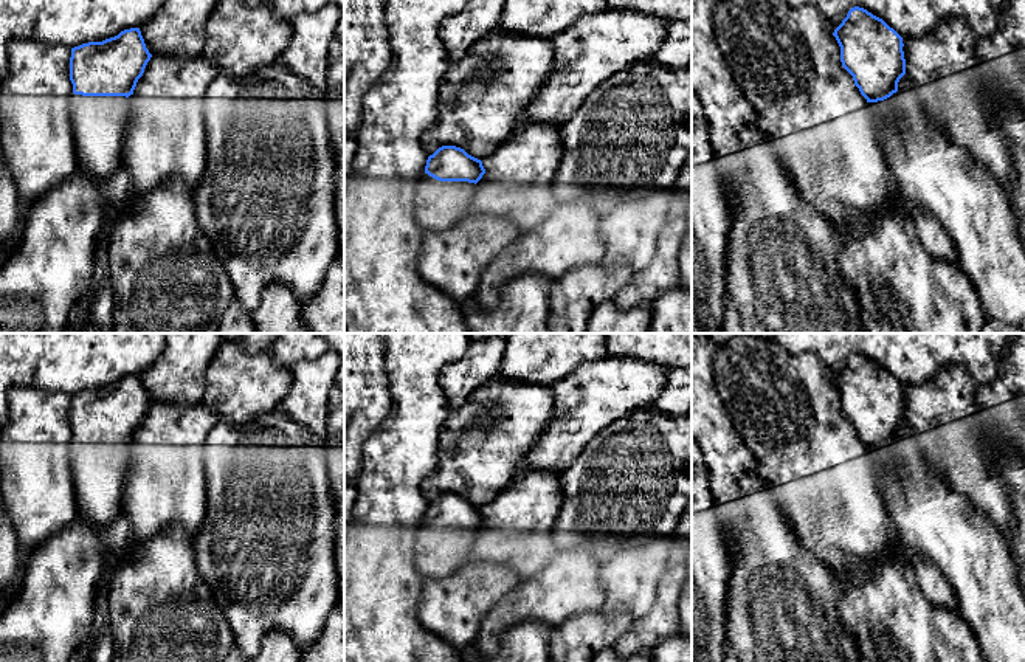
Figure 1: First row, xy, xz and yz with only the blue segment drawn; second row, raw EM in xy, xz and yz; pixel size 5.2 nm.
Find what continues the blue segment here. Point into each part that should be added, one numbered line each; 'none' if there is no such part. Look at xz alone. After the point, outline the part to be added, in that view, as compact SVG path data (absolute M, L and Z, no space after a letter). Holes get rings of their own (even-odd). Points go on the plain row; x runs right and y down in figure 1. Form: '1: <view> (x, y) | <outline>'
1: xz (438, 552) | M423 519L414 536L416 569L423 578L454 574L470 560L475 536L475 530L439 529Z

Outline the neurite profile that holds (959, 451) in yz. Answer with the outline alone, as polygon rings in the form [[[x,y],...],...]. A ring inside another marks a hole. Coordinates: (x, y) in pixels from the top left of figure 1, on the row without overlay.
[[[952,363],[923,384],[902,386],[906,420],[926,462],[1006,538],[1016,529],[1005,481],[978,415],[978,383]]]

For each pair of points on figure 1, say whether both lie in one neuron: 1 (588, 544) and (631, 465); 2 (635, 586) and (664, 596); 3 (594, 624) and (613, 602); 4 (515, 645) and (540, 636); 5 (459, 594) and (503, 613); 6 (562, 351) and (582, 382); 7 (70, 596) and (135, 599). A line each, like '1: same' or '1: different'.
1: same
2: different
3: different
4: same
5: different
6: different
7: different

